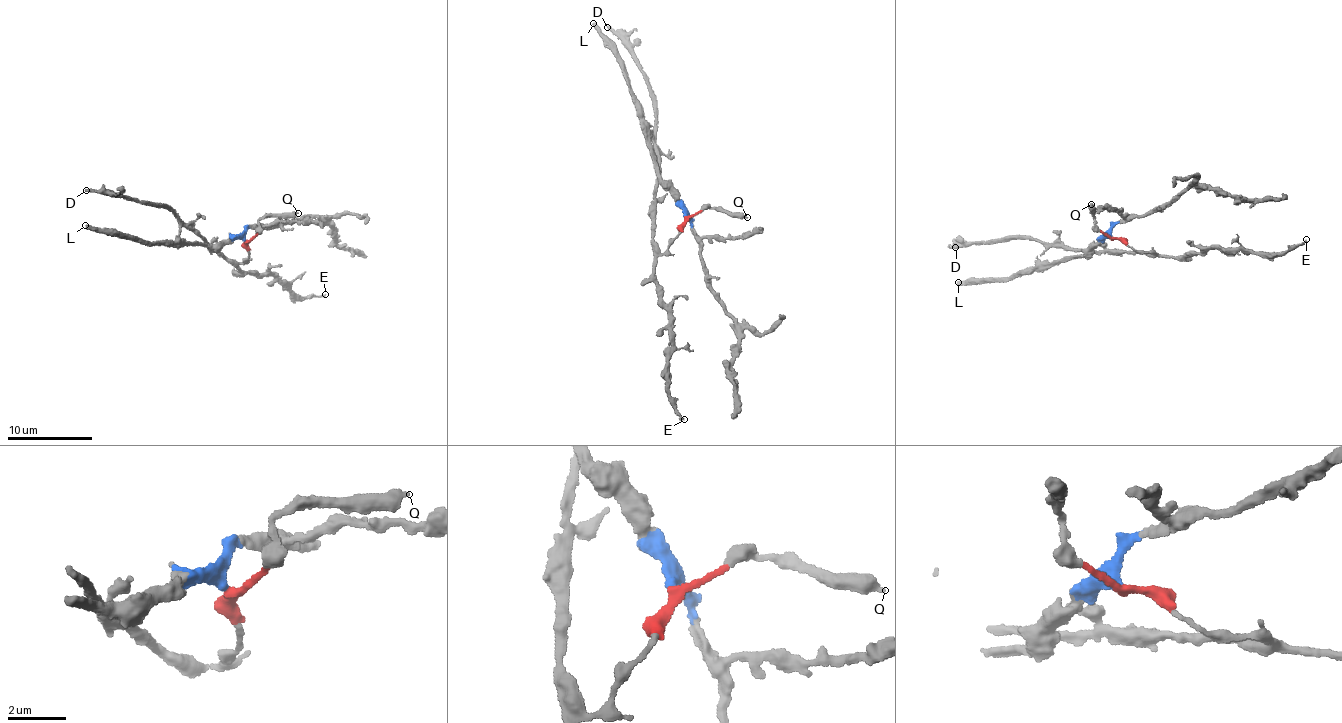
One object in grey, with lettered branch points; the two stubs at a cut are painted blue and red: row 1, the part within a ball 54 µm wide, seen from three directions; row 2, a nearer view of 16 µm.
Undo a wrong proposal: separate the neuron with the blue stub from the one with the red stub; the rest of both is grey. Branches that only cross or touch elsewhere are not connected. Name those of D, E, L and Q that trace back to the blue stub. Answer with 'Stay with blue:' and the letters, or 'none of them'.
Stay with blue: L

